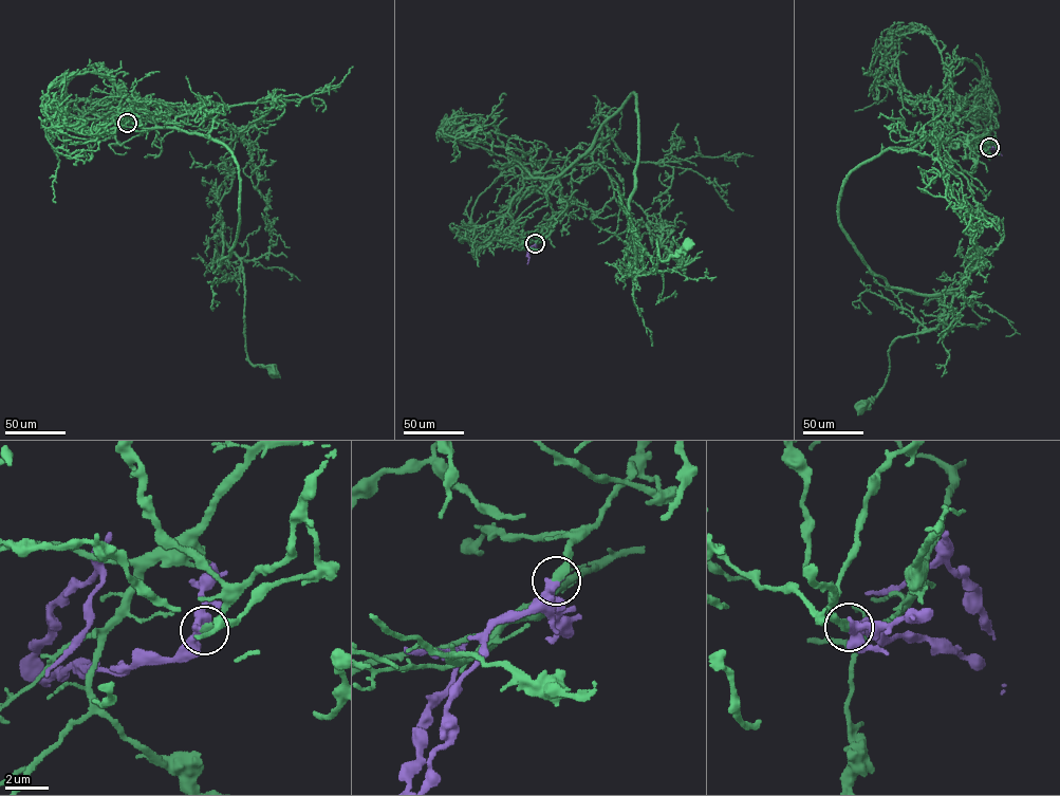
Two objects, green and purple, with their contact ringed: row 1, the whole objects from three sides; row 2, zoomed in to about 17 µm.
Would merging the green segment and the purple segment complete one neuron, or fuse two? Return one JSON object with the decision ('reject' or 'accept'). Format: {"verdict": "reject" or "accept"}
{"verdict": "accept"}

